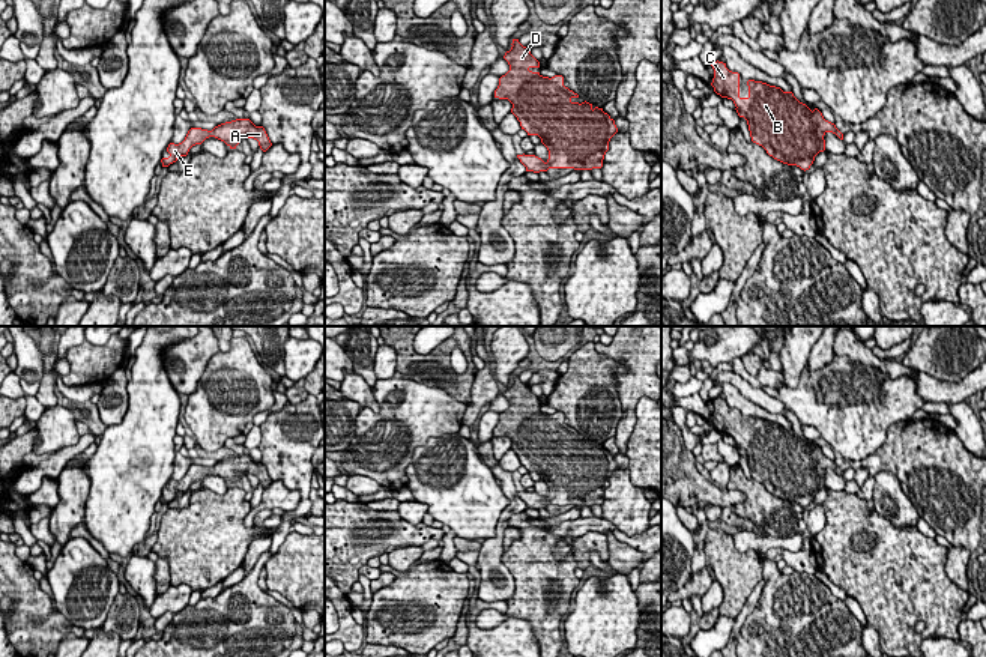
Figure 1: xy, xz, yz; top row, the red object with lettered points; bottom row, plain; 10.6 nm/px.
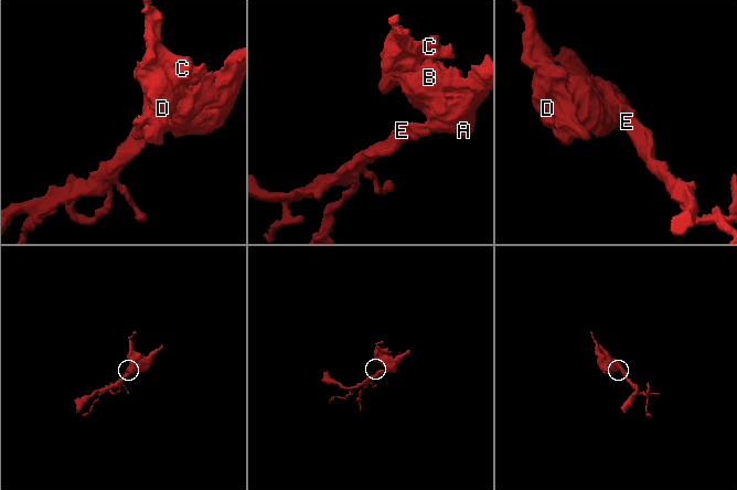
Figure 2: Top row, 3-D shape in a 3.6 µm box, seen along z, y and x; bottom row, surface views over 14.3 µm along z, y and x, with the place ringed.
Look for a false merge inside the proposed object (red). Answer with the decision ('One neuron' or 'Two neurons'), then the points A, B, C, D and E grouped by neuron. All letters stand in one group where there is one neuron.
One neuron. Groups: A B C D E

